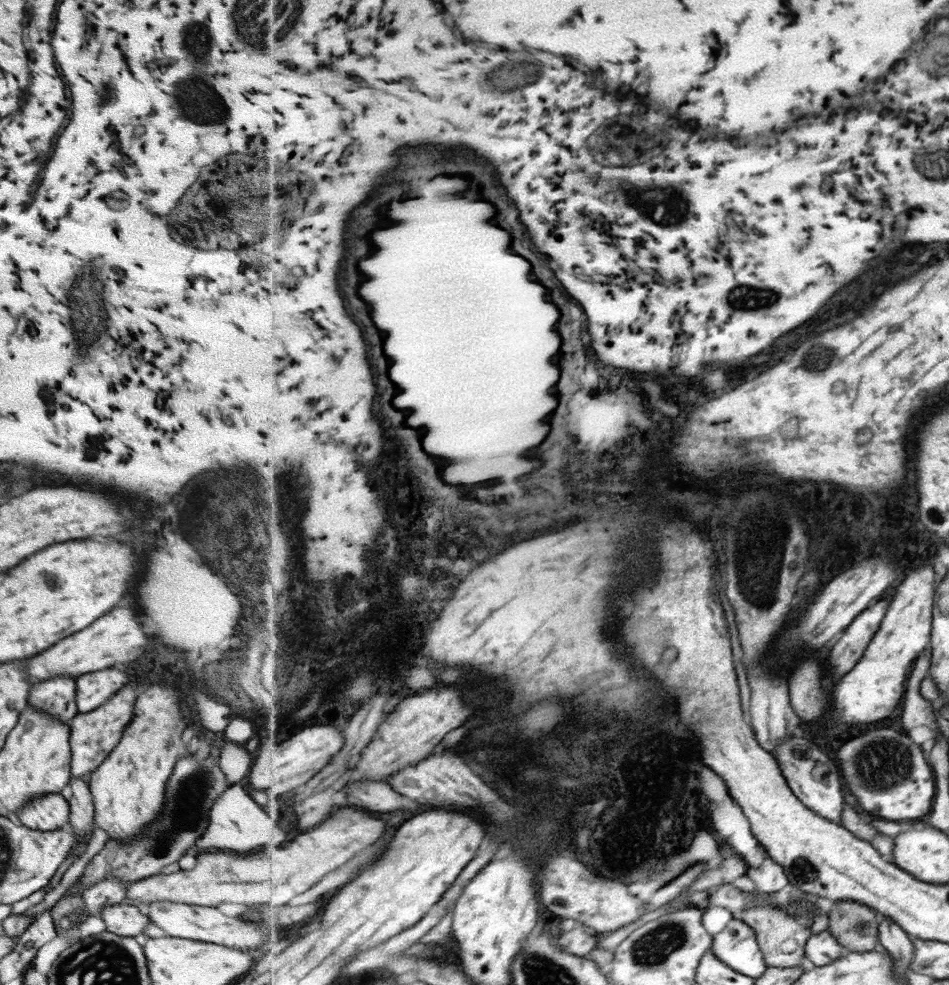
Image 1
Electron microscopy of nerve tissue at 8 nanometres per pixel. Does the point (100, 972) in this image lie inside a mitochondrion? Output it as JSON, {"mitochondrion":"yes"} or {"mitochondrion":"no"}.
{"mitochondrion":"yes"}

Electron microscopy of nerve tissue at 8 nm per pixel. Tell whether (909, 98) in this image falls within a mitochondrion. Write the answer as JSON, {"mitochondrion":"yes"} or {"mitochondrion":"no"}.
{"mitochondrion":"no"}

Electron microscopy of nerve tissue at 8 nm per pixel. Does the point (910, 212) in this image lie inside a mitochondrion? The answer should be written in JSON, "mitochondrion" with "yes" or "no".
{"mitochondrion":"no"}

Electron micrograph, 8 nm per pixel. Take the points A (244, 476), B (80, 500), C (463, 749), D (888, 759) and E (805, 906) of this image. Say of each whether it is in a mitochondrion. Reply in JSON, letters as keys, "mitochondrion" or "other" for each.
{"A":"mitochondrion","B":"other","C":"other","D":"mitochondrion","E":"mitochondrion"}

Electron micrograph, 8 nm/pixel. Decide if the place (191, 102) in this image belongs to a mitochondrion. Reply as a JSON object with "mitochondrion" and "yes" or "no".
{"mitochondrion":"yes"}

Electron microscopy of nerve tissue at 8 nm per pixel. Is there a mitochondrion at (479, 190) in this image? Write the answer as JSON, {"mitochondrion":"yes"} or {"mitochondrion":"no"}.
{"mitochondrion":"no"}

